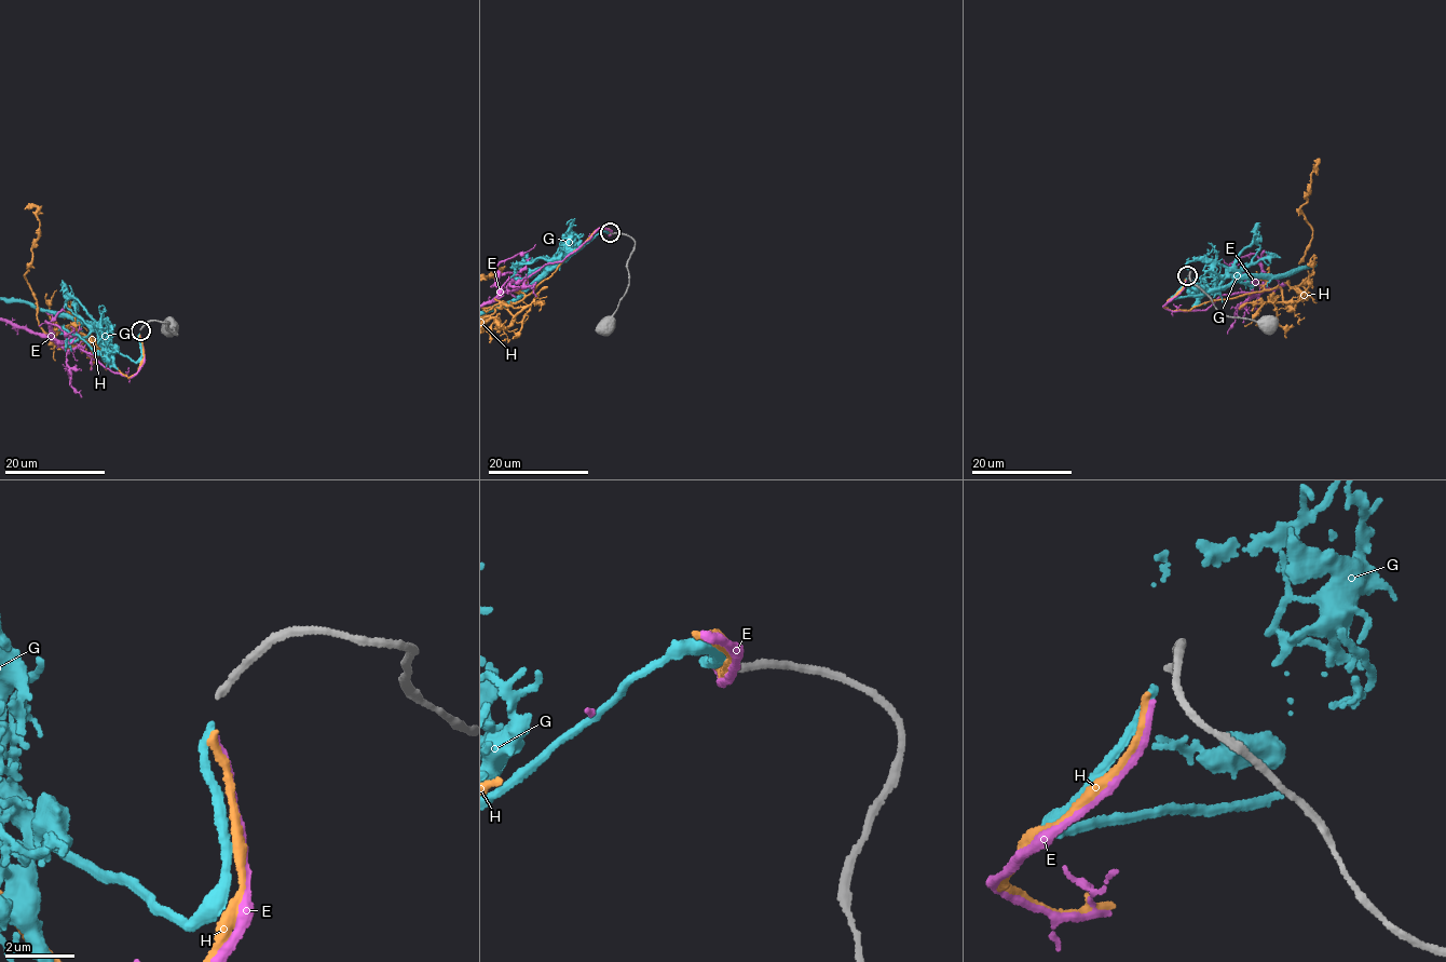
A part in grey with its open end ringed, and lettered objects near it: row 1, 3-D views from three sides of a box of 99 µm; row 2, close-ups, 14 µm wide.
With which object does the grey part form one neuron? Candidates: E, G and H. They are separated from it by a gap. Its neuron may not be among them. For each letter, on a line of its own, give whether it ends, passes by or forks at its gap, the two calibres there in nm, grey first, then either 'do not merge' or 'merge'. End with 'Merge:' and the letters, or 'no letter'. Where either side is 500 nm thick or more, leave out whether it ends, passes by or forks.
E: it ends; calibres 200 and 180 nm; do not merge
G: it ends; calibres 200 and 200 nm; merge
H: it ends; calibres 200 and 200 nm; do not merge
Merge: G

